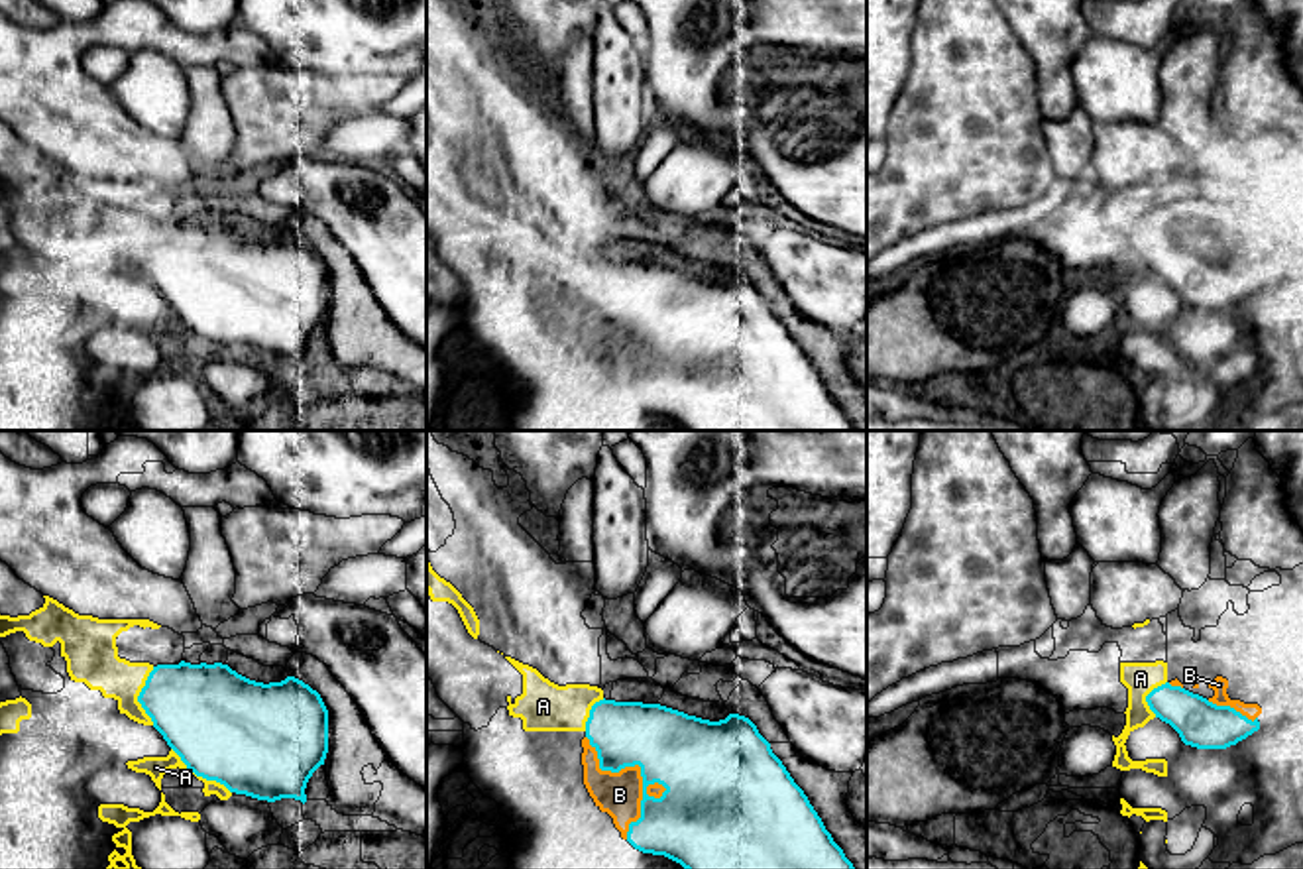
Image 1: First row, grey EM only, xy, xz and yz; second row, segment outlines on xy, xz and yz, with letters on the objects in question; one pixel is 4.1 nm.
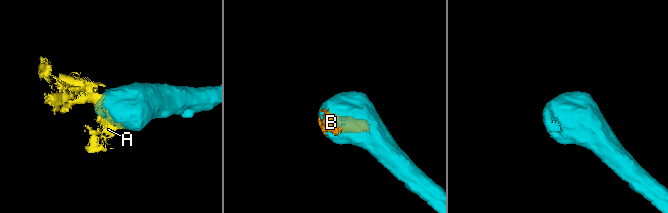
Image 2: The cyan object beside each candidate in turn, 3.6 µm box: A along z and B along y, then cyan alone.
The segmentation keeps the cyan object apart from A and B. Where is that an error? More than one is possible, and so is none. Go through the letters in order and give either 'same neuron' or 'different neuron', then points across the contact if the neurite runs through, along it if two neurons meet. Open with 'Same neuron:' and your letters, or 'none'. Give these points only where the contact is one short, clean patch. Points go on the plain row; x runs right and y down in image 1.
Same neuron: B
A: different neuron
B: same neuron

